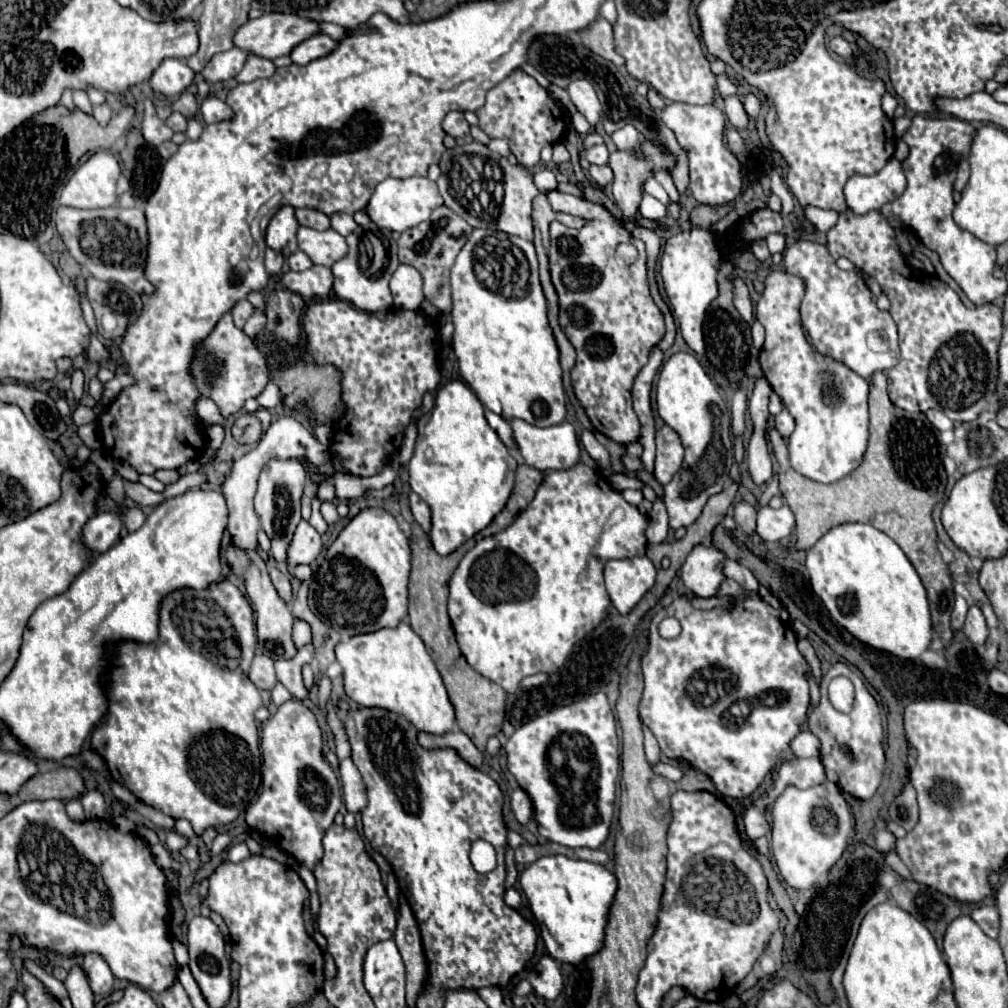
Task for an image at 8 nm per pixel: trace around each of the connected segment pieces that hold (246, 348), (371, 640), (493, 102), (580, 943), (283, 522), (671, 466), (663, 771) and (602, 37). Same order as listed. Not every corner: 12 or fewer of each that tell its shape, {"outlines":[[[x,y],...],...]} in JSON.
{"outlines":[[[224,314],[190,376],[228,418],[268,384],[264,354]],[[402,620],[340,640],[360,706],[450,732],[454,710],[424,642]],[[512,72],[476,110],[490,138],[526,168],[562,142],[564,108],[532,76]],[[542,856],[520,874],[548,954],[602,948],[616,878]],[[270,460],[254,510],[270,556],[286,562],[300,516],[306,470],[298,460]],[[668,426],[656,432],[656,480],[668,484],[684,448]],[[656,764],[656,774],[668,780],[680,780],[680,768],[670,764]],[[604,18],[582,30],[582,40],[604,60],[624,66],[614,48],[612,26]]]}

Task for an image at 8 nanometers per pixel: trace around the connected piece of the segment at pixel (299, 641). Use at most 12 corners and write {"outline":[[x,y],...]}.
{"outline":[[302,620],[294,622],[292,640],[296,648],[312,642],[310,626]]}

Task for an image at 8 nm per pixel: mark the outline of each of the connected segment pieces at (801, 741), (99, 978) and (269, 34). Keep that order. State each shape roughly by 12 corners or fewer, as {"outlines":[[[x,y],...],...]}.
{"outlines":[[[806,730],[790,742],[796,756],[818,756],[820,742]],[[86,954],[82,970],[96,996],[112,992],[114,974],[98,954]],[[272,12],[242,24],[234,46],[274,60],[318,32],[312,20]]]}

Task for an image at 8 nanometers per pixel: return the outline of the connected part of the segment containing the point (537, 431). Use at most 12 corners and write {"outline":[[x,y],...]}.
{"outline":[[508,420],[524,464],[568,470],[580,460],[570,422]]}

